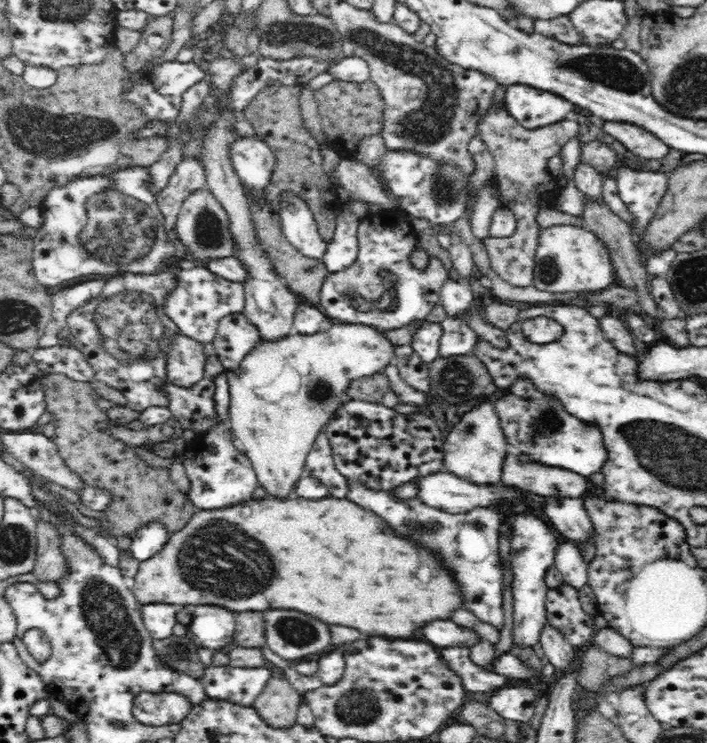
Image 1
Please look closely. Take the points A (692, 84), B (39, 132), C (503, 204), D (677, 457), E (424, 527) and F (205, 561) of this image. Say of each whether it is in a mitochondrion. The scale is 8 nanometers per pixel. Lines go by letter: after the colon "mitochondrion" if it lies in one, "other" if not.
A: mitochondrion
B: mitochondrion
C: other
D: mitochondrion
E: mitochondrion
F: mitochondrion

